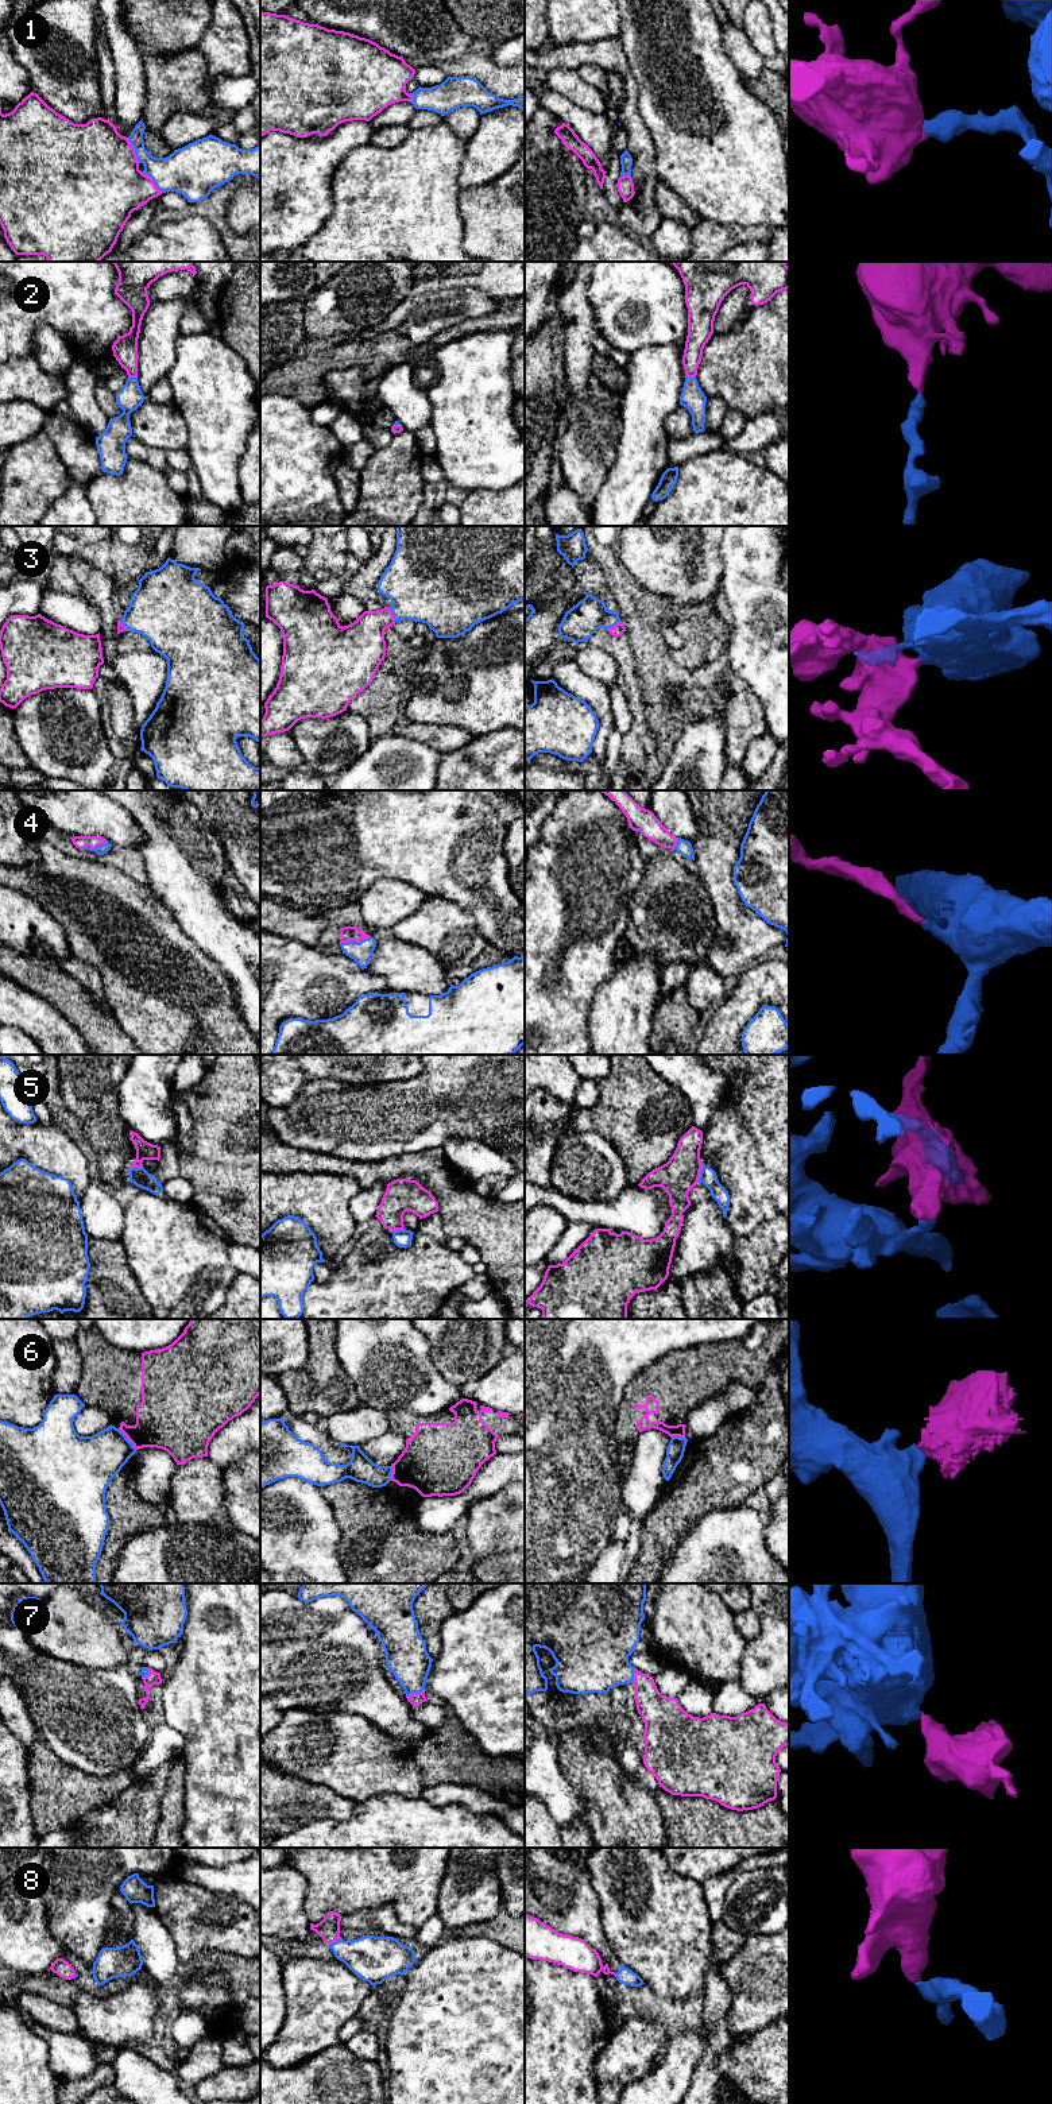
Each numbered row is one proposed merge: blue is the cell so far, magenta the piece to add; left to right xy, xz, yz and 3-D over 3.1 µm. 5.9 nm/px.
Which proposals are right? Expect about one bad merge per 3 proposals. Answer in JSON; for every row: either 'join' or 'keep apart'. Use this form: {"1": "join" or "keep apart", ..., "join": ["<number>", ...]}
{"1": "join", "2": "join", "3": "join", "4": "join", "5": "keep apart", "6": "keep apart", "7": "join", "8": "join", "join": ["1", "2", "3", "4", "7", "8"]}

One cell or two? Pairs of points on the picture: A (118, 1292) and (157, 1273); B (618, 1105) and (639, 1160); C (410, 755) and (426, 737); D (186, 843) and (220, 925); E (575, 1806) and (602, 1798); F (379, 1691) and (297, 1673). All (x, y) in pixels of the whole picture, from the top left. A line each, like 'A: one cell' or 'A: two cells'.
A: two cells
B: one cell
C: two cells
D: one cell
E: two cells
F: one cell

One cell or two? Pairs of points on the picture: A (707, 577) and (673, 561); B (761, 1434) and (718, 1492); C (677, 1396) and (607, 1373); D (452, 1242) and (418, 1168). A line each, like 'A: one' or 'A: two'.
A: one
B: one
C: two
D: two

